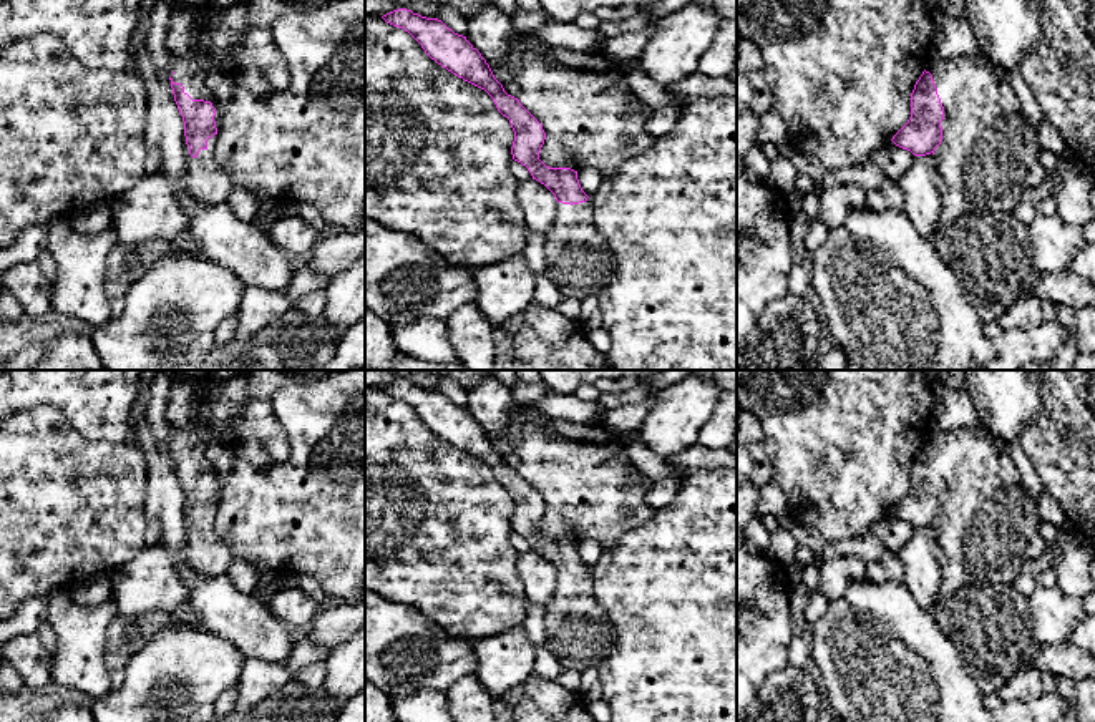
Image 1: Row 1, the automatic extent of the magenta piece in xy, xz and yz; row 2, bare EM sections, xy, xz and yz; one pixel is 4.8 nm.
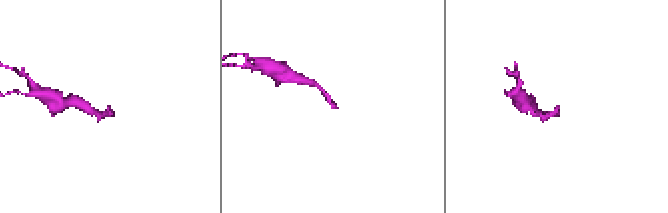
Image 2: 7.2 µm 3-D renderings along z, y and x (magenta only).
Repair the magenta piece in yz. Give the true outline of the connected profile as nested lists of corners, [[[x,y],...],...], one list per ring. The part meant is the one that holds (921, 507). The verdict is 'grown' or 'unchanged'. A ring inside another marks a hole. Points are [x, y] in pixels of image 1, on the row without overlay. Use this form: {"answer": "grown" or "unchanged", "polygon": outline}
{"answer": "grown", "polygon": [[[981,425],[929,427],[911,465],[911,490],[891,513],[914,528],[934,526],[941,599],[974,583],[1012,584],[1025,563],[1029,541],[1039,536],[1040,521],[1035,501],[1022,488],[1010,448]]]}

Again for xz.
{"answer": "grown", "polygon": [[[406,380],[382,388],[408,403],[438,437],[484,461],[514,503],[513,531],[528,539],[533,551],[556,569],[556,589],[544,607],[546,641],[566,671],[584,672],[602,661],[616,639],[614,627],[592,594],[592,571],[571,539],[549,539],[539,531],[546,505],[543,496],[508,466],[481,425],[438,390],[426,390]]]}

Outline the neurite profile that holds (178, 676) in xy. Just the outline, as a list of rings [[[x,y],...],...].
[[[163,626],[124,664],[118,690],[93,700],[95,722],[212,722],[216,700],[239,681],[246,656],[206,627]]]

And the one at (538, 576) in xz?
[[[529,551],[518,556],[516,573],[526,591],[528,602],[548,606],[556,589],[556,569],[539,553]]]

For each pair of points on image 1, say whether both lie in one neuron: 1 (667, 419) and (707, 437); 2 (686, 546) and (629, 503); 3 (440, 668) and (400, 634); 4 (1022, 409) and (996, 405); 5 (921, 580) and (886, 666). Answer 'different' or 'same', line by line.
1: different
2: different
3: same
4: same
5: different

